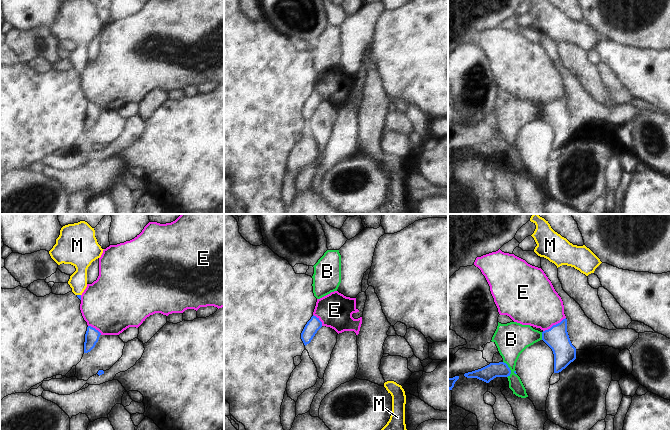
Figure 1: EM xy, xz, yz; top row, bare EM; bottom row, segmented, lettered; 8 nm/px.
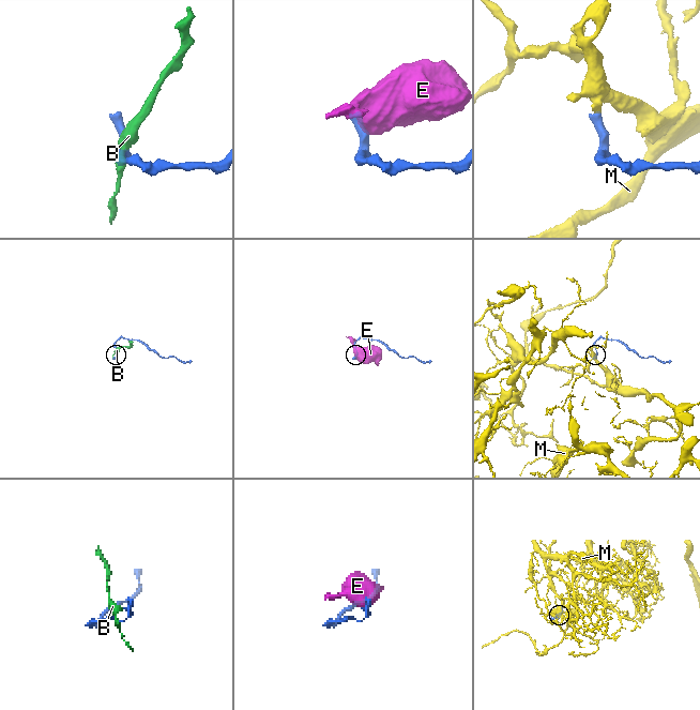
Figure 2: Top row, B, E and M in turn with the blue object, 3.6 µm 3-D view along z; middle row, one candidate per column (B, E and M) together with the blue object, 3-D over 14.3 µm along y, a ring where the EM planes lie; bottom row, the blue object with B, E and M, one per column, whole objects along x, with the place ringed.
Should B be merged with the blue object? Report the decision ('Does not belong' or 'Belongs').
Does not belong

